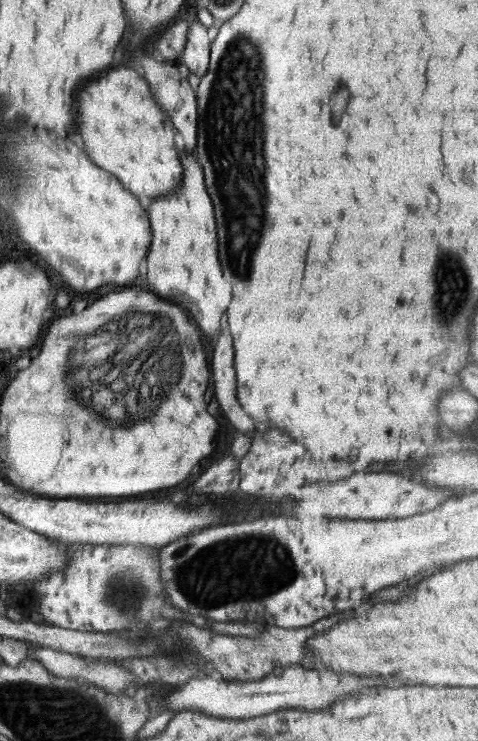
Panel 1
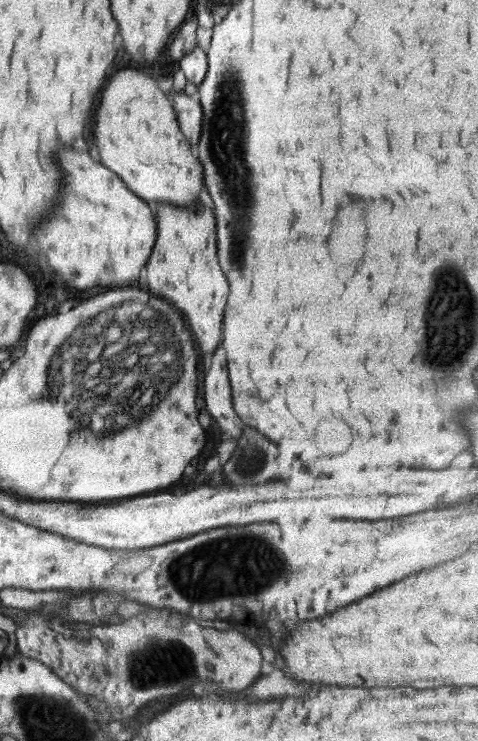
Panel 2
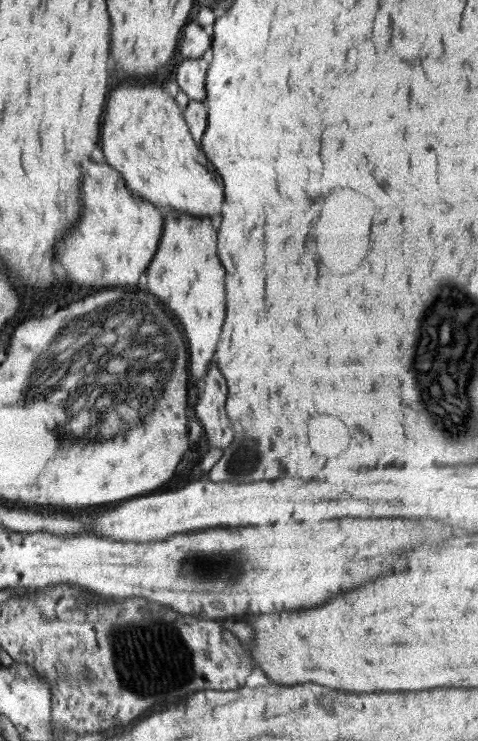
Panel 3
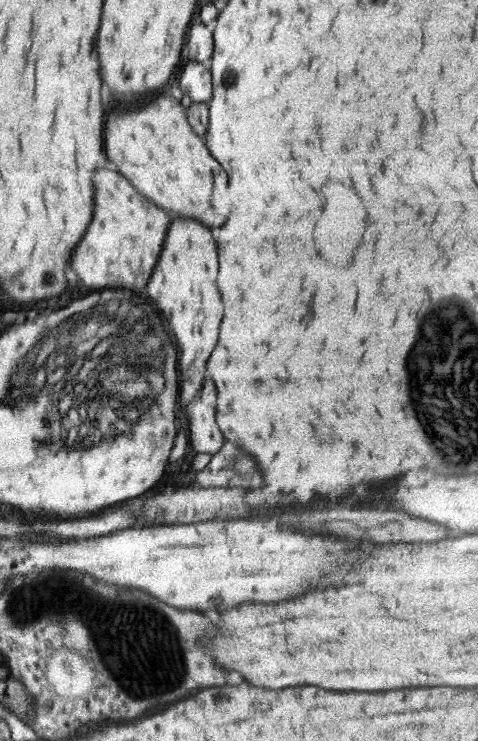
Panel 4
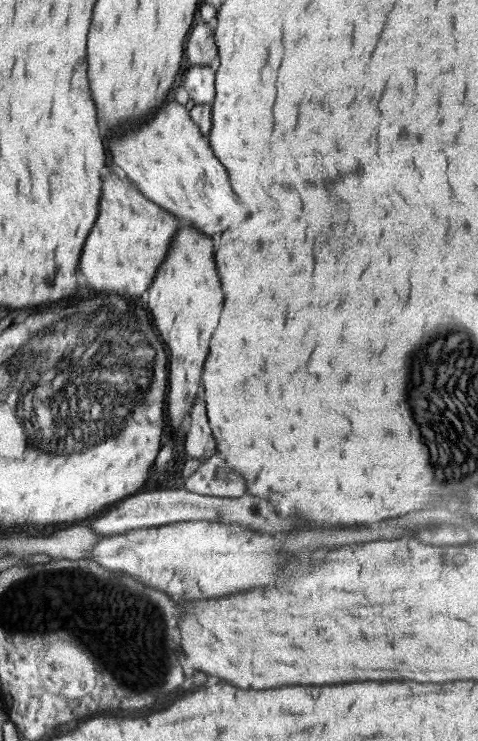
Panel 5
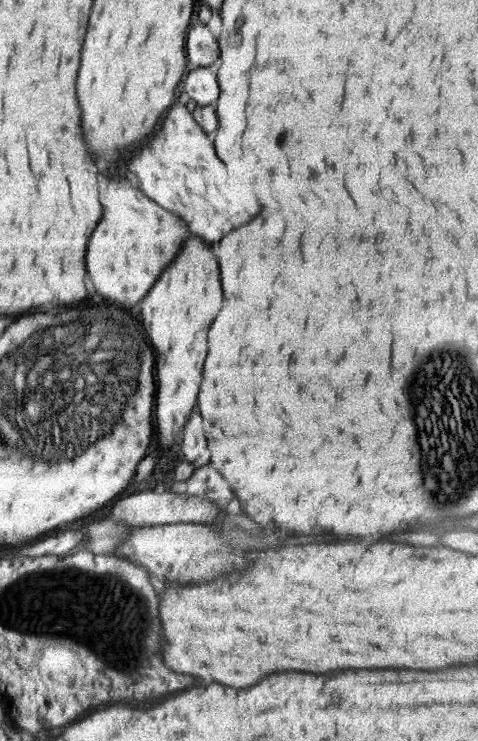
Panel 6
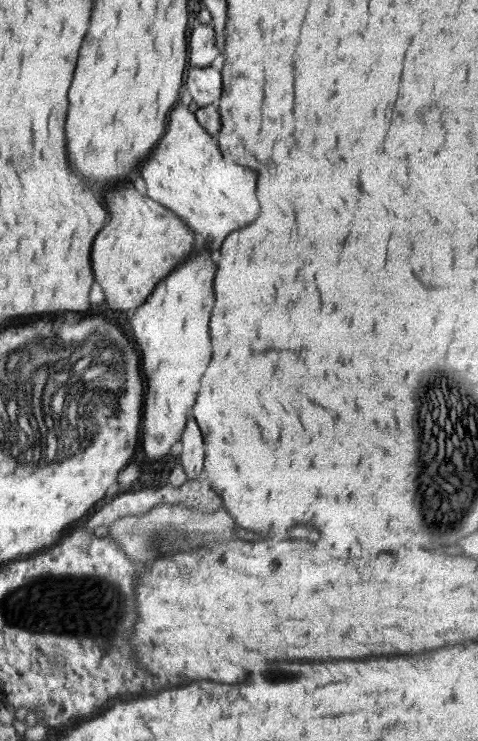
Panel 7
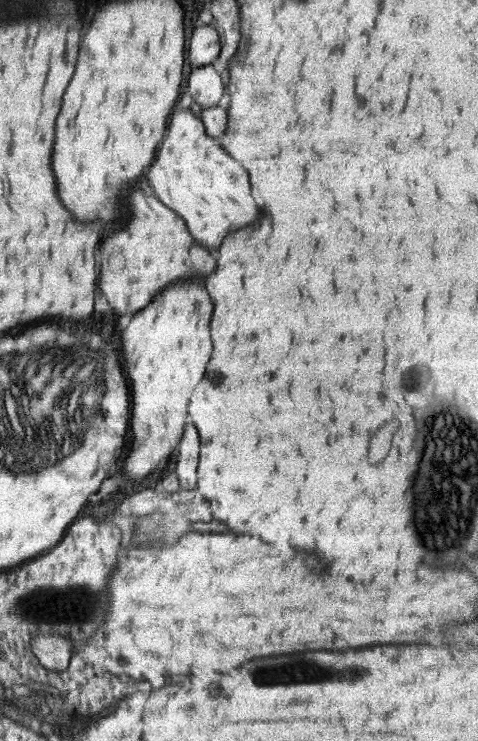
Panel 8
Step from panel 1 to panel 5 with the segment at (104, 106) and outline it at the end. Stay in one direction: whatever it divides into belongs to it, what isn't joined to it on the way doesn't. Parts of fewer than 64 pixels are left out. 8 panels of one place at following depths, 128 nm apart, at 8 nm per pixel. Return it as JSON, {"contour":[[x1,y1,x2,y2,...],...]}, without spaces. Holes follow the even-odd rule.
{"contour":[[174,100,159,108,158,112,154,112,156,116,152,116,146,124,112,138,109,148,113,162,130,176,146,198,164,210,190,220,190,224,204,234,212,236,224,232,230,228,224,220,232,208,226,168,216,158,209,138,200,134,184,105]]}

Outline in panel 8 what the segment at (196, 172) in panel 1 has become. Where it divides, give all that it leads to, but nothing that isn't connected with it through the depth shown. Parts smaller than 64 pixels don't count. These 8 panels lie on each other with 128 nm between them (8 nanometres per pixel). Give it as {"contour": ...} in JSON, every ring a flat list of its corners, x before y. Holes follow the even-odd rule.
{"contour":[[174,282,160,292,158,298,144,310,131,318,123,330,119,347,122,352,123,368,130,384,131,418,130,434,132,434,132,452,126,454,122,466,122,478,127,481,146,478,162,460,174,452,182,438,182,430,188,418,188,402,196,384,204,378,206,362,212,354,212,338,210,338,210,316,212,304,202,282]]}

